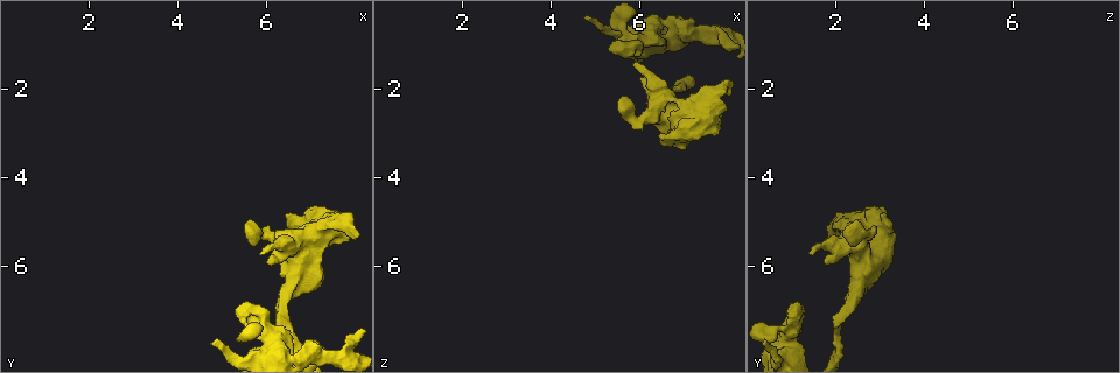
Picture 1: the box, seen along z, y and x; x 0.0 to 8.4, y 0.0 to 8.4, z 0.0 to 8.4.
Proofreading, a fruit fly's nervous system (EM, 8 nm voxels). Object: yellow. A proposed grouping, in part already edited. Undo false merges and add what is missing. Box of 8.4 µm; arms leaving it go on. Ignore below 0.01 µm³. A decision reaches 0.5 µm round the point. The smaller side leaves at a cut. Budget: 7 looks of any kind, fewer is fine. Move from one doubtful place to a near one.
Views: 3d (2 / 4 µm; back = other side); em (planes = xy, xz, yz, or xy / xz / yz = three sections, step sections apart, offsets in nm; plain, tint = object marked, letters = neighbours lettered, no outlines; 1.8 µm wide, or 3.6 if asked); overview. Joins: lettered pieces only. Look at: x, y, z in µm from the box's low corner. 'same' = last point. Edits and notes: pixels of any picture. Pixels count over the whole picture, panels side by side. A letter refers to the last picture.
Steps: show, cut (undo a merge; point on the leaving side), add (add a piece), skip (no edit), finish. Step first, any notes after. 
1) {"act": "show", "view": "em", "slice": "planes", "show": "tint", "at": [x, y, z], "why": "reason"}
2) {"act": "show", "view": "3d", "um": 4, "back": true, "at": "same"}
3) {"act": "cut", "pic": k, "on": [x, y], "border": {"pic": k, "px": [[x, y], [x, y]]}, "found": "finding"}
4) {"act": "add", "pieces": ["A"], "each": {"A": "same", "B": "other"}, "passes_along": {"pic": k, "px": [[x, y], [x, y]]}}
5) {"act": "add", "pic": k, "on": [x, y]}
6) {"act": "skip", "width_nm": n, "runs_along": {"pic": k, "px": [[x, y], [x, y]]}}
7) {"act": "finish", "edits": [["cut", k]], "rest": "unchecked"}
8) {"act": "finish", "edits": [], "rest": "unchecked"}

{"act": "show", "view": "em", "slice": "yz", "step": 16, "show": "letters", "at": [5.30, 7.05, 1.05], "why": "branch stops here"}

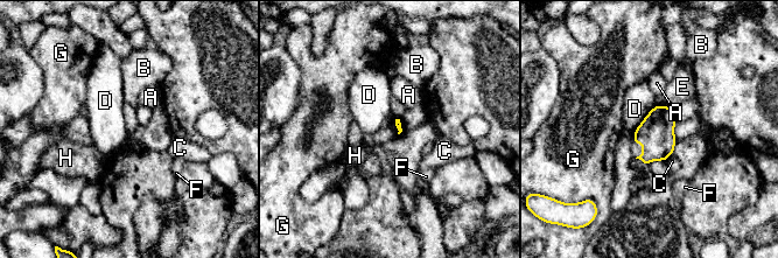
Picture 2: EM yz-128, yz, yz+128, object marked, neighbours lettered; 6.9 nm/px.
{"act": "skip", "each": {"A": "other", "B": "other", "C": "other", "D": "other", "E": "other", "F": "other", "G": "other", "H": "other"}, "border": {"pic": 2, "px": [[657, 104], [633, 133]]}, "found": "no lettered piece goes on from it"}

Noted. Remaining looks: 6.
{"act": "show", "view": "3d", "um": 4, "at": [6.95, 7.80, 0.60], "why": "abrupt turn"}

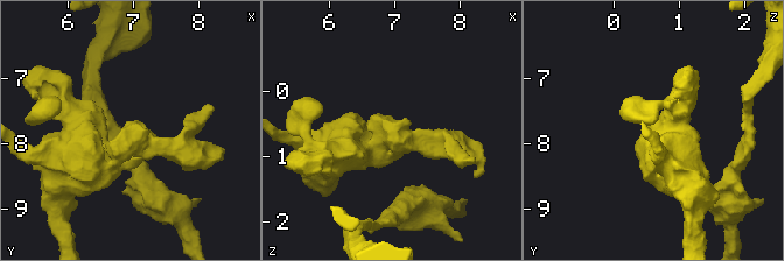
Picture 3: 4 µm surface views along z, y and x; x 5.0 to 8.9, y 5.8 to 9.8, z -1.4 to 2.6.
{"act": "show", "view": "em", "slice": "planes", "show": "letters", "at": [6.95, 7.80, 0.60], "why": "shape alone is not enough"}

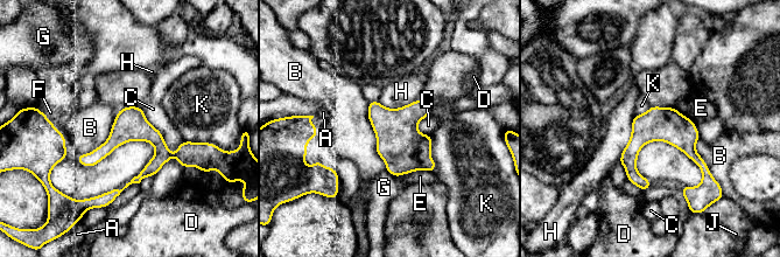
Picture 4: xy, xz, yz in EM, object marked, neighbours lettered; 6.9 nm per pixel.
{"act": "skip", "each": {"A": "other", "B": "other", "C": "other", "D": "other", "E": "other", "F": "other", "G": "other", "H": "other", "J": "other", "K": "other"}, "found": "continuous, no second neuron"}

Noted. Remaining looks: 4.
{"act": "show", "view": "3d", "um": 4, "at": [7.45, 5.30, 2.55], "why": "abrupt turn"}

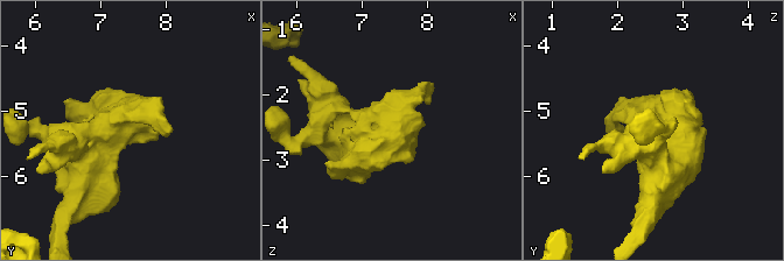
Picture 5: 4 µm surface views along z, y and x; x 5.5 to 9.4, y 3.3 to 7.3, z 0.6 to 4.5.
{"act": "show", "view": "em", "slice": "planes", "show": "letters", "at": [7.50, 5.30, 2.60], "why": "now the EM"}

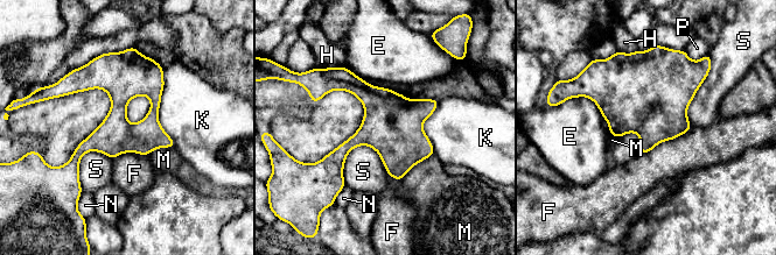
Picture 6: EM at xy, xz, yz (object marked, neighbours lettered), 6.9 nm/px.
{"act": "skip", "width_nm": 260, "each": {"E": "other", "F": "other", "H": "other", "K": "other", "M": "other", "N": "other", "P": "other", "S": "other"}, "runs_along": {"pic": 6, "px": [[118, 56], [117, 119], [76, 156], [76, 176]]}, "found": "one neuron here"}

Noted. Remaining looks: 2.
{"act": "finish", "edits": [], "rest": "unchecked"}

